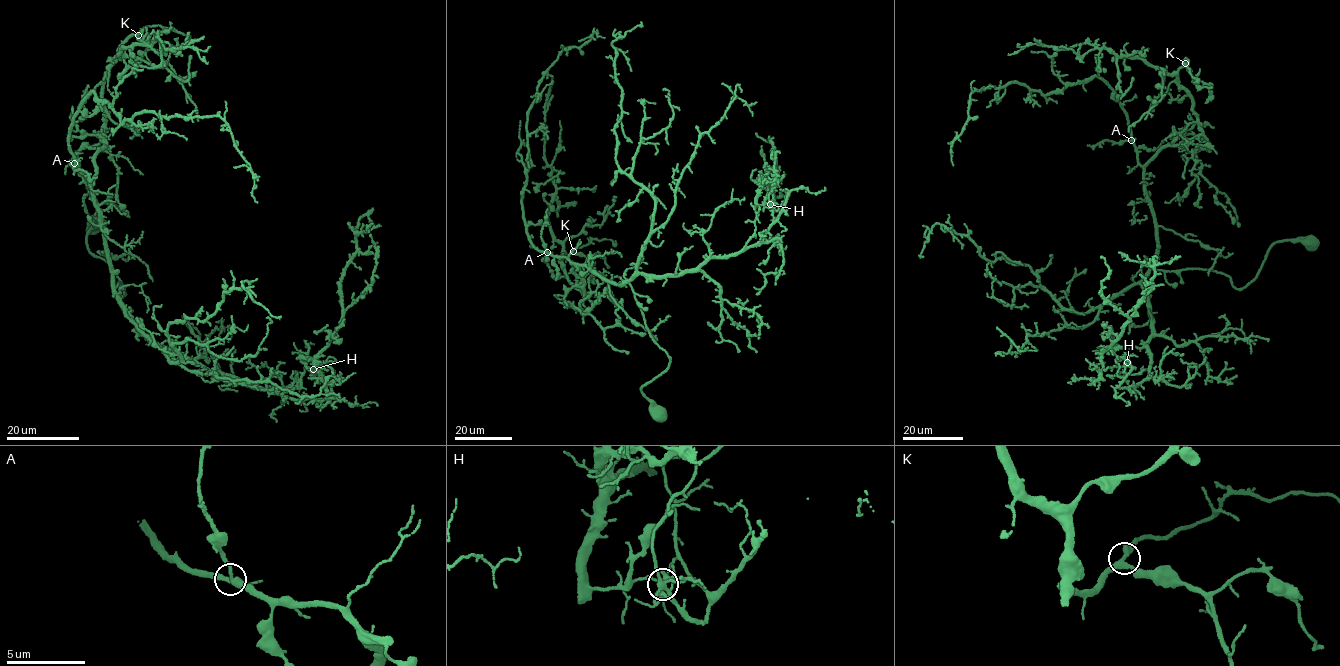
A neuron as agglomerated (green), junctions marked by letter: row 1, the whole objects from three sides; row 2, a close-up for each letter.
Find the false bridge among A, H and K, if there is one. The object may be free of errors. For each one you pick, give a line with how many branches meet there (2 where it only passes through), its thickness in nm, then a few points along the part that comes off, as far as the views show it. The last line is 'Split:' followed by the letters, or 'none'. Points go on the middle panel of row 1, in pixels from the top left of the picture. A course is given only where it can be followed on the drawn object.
H: 6 branches meet; 180 nm thick; foreign part runs (770, 204), (757, 201), (761, 186), (771, 181), (767, 188), (772, 190), (773, 186), (767, 181), (762, 145)
Split: H

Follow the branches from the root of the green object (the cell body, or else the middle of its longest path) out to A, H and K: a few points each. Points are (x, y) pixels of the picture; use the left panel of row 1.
A: (96, 225), (87, 235), (88, 250), (121, 281), (125, 293), (118, 283), (120, 300), (92, 187), (74, 163)
H: (96, 225), (88, 250), (110, 266), (124, 312), (150, 339), (282, 396), (327, 400), (328, 383), (313, 370)
K: (96, 225), (88, 250), (121, 281), (120, 300), (93, 162), (105, 144), (103, 83), (120, 46), (138, 35)

